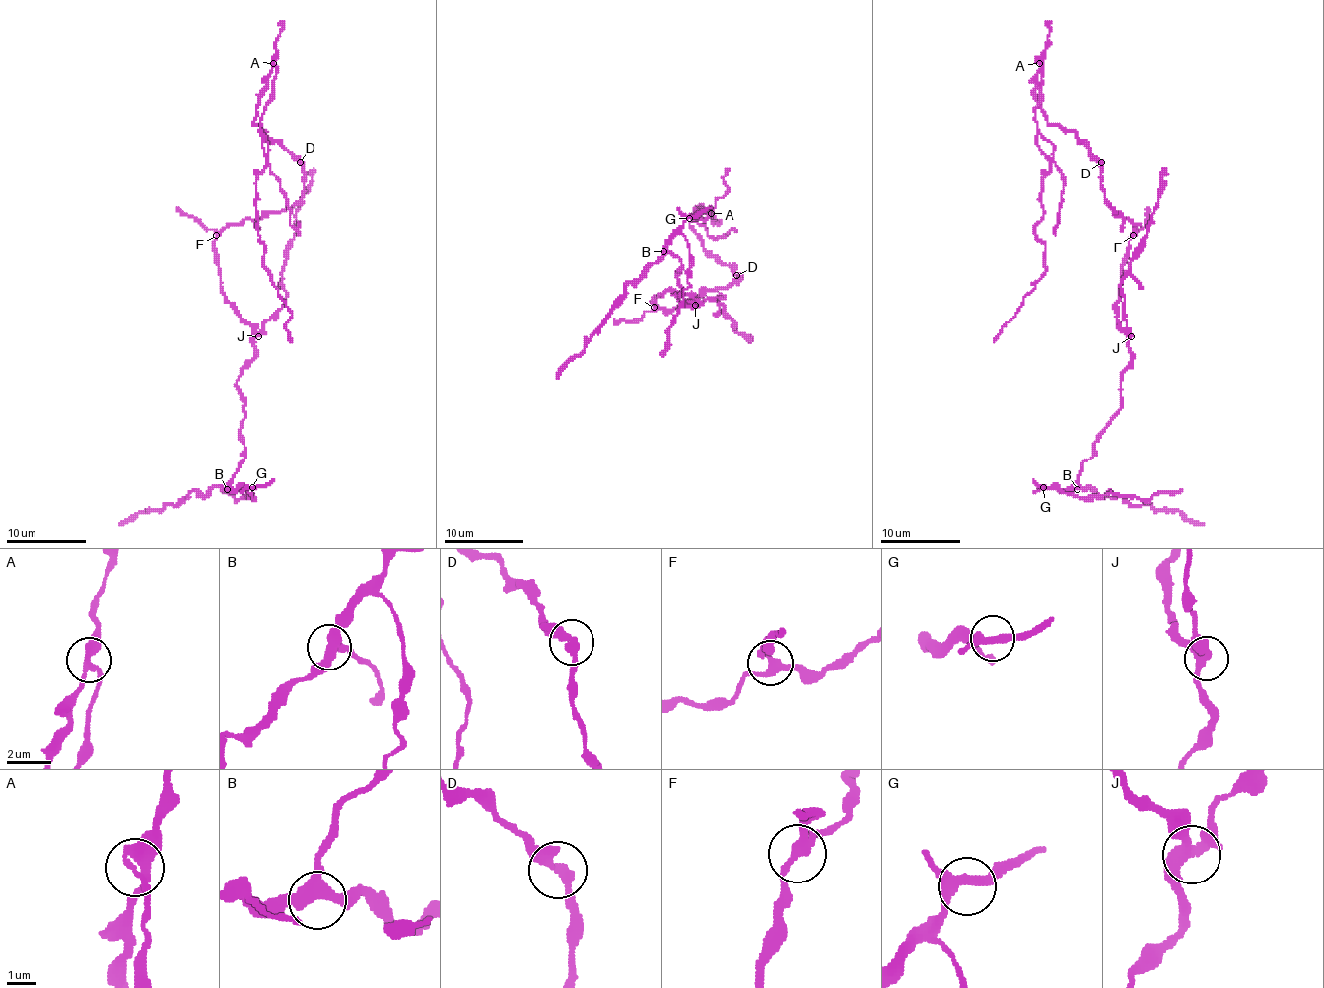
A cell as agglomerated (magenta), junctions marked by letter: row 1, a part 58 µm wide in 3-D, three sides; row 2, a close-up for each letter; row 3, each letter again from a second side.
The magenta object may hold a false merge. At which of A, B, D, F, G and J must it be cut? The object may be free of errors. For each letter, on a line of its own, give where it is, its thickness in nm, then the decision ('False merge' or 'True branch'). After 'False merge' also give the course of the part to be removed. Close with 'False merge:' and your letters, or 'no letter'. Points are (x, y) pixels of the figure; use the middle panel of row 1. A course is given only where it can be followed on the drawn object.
A: Place: (711, 213). Thickness 320 nm. False merge. Course of the part to remove: (711, 214), (697, 212), (703, 226), (693, 218), (695, 210), (701, 220), (729, 190), (723, 176), (729, 168)
B: Place: (663, 251). Thickness 400 nm. True branch
D: Place: (736, 275). Thickness 340 nm. True branch
F: Place: (654, 307). Thickness 260 nm. True branch
G: Place: (689, 218). Thickness 320 nm. True branch
J: Place: (695, 305). Thickness 320 nm. True branch
False merge: A

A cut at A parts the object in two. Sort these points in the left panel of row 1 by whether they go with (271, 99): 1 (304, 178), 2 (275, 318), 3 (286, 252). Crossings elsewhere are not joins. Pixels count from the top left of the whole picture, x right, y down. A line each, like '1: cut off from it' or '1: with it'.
1: cut off from it
2: cut off from it
3: cut off from it

